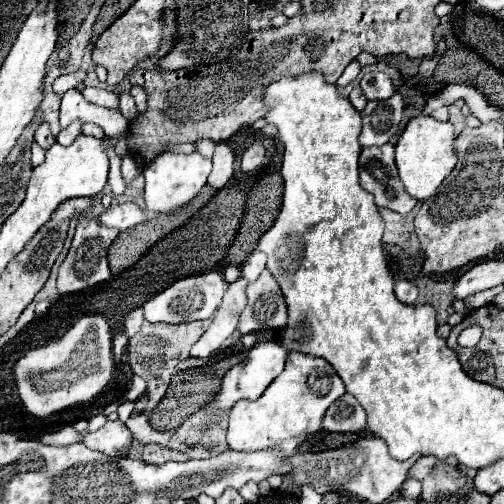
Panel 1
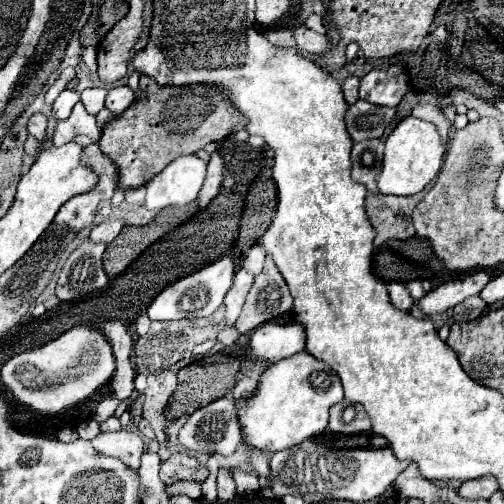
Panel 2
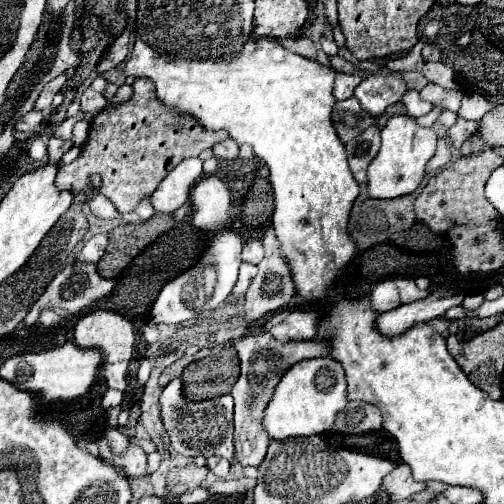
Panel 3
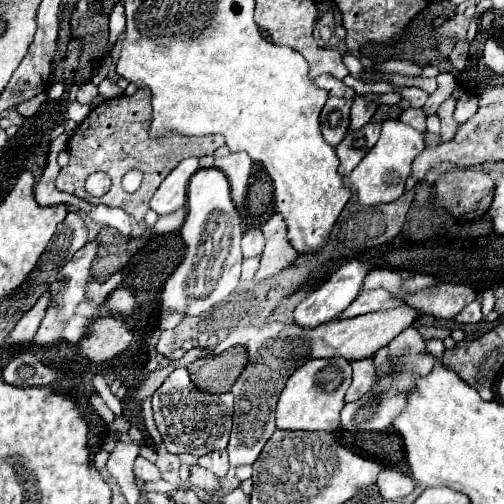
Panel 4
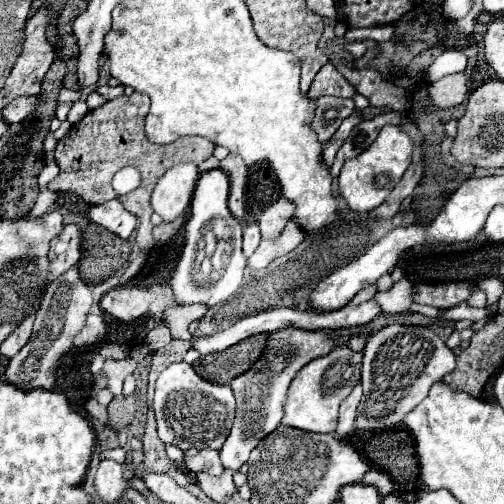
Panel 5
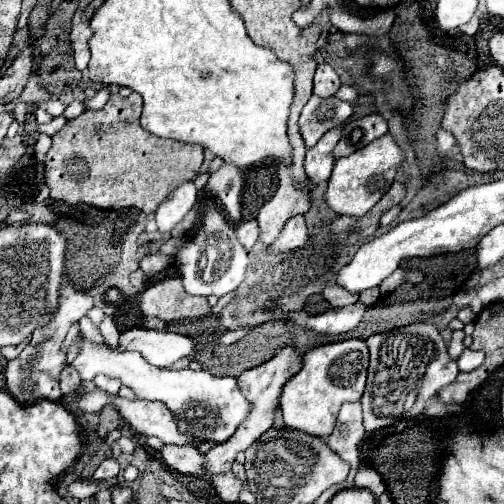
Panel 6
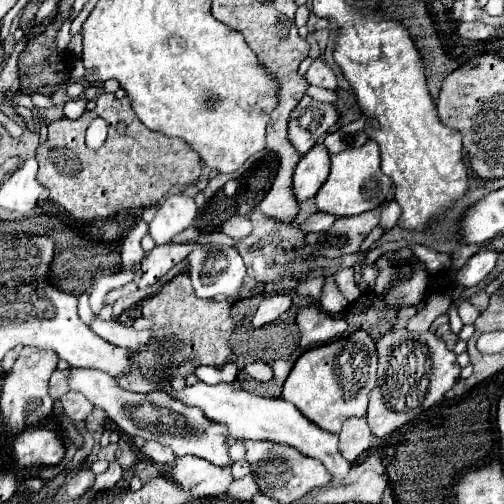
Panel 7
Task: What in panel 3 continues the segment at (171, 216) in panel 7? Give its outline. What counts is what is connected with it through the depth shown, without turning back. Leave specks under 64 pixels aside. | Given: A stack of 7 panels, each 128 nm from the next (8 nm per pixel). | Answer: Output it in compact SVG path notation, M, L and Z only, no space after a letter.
M186 158L182 160L168 176L158 184L150 202L156 212L172 214L190 198L190 190L194 182L202 178L202 160L200 158Z

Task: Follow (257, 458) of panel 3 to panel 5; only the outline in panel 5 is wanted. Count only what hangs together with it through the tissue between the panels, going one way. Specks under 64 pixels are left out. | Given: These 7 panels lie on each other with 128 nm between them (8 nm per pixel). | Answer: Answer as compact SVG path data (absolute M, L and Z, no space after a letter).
M280 328L276 332L266 334L266 346L256 364L244 372L242 376L232 380L232 390L236 396L236 420L230 430L230 436L220 450L220 458L224 468L238 470L250 456L250 452L264 440L272 430L278 428L284 414L284 400L290 386L290 380L298 374L298 370L314 358L326 356L336 346L348 346L354 352L362 352L366 340L372 336L372 328L346 328L346 330L330 330L330 332L308 332L300 328Z

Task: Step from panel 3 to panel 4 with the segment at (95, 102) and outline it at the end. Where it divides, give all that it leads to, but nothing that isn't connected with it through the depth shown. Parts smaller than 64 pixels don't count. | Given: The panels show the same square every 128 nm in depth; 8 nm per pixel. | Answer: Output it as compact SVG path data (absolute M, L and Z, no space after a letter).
M82 84L80 86L80 90L78 90L78 96L76 96L76 100L78 102L82 102L82 104L92 104L92 100L98 96L98 86L94 86L94 84Z

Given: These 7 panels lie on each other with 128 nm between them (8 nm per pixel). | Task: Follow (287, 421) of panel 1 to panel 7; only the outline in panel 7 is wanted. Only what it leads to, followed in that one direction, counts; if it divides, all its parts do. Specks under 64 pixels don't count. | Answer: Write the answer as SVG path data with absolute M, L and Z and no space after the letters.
M354 332L346 338L340 338L340 340L334 340L330 344L322 344L322 346L316 346L316 348L310 348L308 352L304 352L296 360L290 376L284 382L282 398L286 402L292 402L302 412L302 416L306 416L318 428L338 434L340 428L342 428L342 422L348 416L366 416L368 394L376 384L376 366L378 364L376 364L376 344L374 344L374 340L366 332Z

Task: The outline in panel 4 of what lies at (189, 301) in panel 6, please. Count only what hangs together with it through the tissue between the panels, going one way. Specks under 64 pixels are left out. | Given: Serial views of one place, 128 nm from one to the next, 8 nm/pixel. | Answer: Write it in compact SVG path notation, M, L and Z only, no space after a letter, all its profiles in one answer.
M118 288L118 290L114 290L110 294L106 304L108 304L110 310L122 312L122 314L130 314L132 306L134 306L134 294L130 290L126 290L126 288Z

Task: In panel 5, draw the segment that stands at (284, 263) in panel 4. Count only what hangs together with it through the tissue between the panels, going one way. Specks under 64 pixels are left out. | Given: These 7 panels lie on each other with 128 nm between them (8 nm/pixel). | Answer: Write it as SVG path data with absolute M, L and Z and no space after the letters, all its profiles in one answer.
M280 198L278 202L274 202L272 206L268 206L262 216L260 216L260 230L262 230L262 240L274 240L282 234L284 226L288 224L288 220L292 218L294 212L294 204Z

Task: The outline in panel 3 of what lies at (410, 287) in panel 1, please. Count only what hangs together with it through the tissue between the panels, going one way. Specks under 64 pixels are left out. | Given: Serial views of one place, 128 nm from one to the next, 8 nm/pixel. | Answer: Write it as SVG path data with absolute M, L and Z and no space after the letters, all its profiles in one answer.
M382 280L372 290L372 306L376 312L388 312L398 308L398 288L394 280Z

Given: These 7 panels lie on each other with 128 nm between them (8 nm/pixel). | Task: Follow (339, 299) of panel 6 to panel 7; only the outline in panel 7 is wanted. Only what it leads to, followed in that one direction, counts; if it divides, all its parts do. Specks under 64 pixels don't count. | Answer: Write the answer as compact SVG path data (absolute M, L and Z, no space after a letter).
M314 278L314 280L298 282L296 292L298 292L298 294L312 296L314 300L320 300L320 296L322 296L322 288L324 288L324 282L326 282L326 278Z

